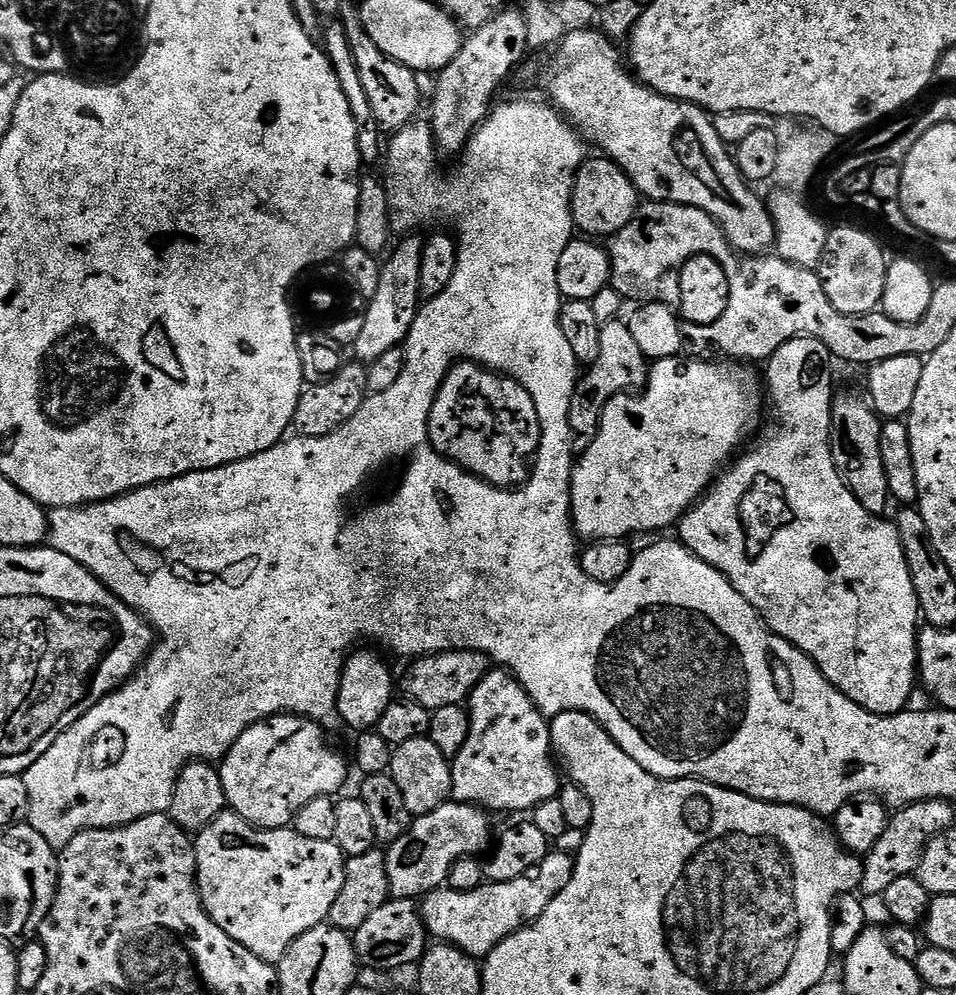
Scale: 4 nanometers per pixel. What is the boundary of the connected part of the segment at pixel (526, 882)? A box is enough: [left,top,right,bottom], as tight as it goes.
[423,850,575,958]

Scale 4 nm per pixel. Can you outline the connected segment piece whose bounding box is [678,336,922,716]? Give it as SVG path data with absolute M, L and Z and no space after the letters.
M799 336L786 342L766 361L766 368L768 368L766 396L771 407L772 404L776 407L776 416L780 419L780 424L773 426L772 436L766 437L757 448L749 447L743 454L737 455L713 480L712 487L689 508L688 513L680 520L678 539L694 555L702 558L710 566L714 566L723 576L727 576L734 590L738 590L738 594L742 594L742 598L746 598L750 606L754 606L760 619L767 624L768 631L786 638L795 648L806 653L820 668L822 675L839 692L846 694L850 702L862 706L862 710L870 710L870 714L892 716L909 707L908 699L912 696L912 687L918 684L918 629L921 627L922 617L918 606L918 594L914 594L910 566L906 562L906 554L902 550L902 542L895 523L891 519L874 516L871 512L867 512L862 502L854 498L854 494L848 488L848 481L836 469L831 443L807 444L804 441L804 400L828 402L833 399L832 364L834 365L832 351L822 341L812 336Z

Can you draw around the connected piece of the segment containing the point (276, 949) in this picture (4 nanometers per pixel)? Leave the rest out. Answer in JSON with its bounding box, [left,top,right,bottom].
[194,810,346,962]

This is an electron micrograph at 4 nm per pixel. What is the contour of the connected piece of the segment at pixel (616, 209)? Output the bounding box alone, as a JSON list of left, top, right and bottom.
[572,159,642,238]

